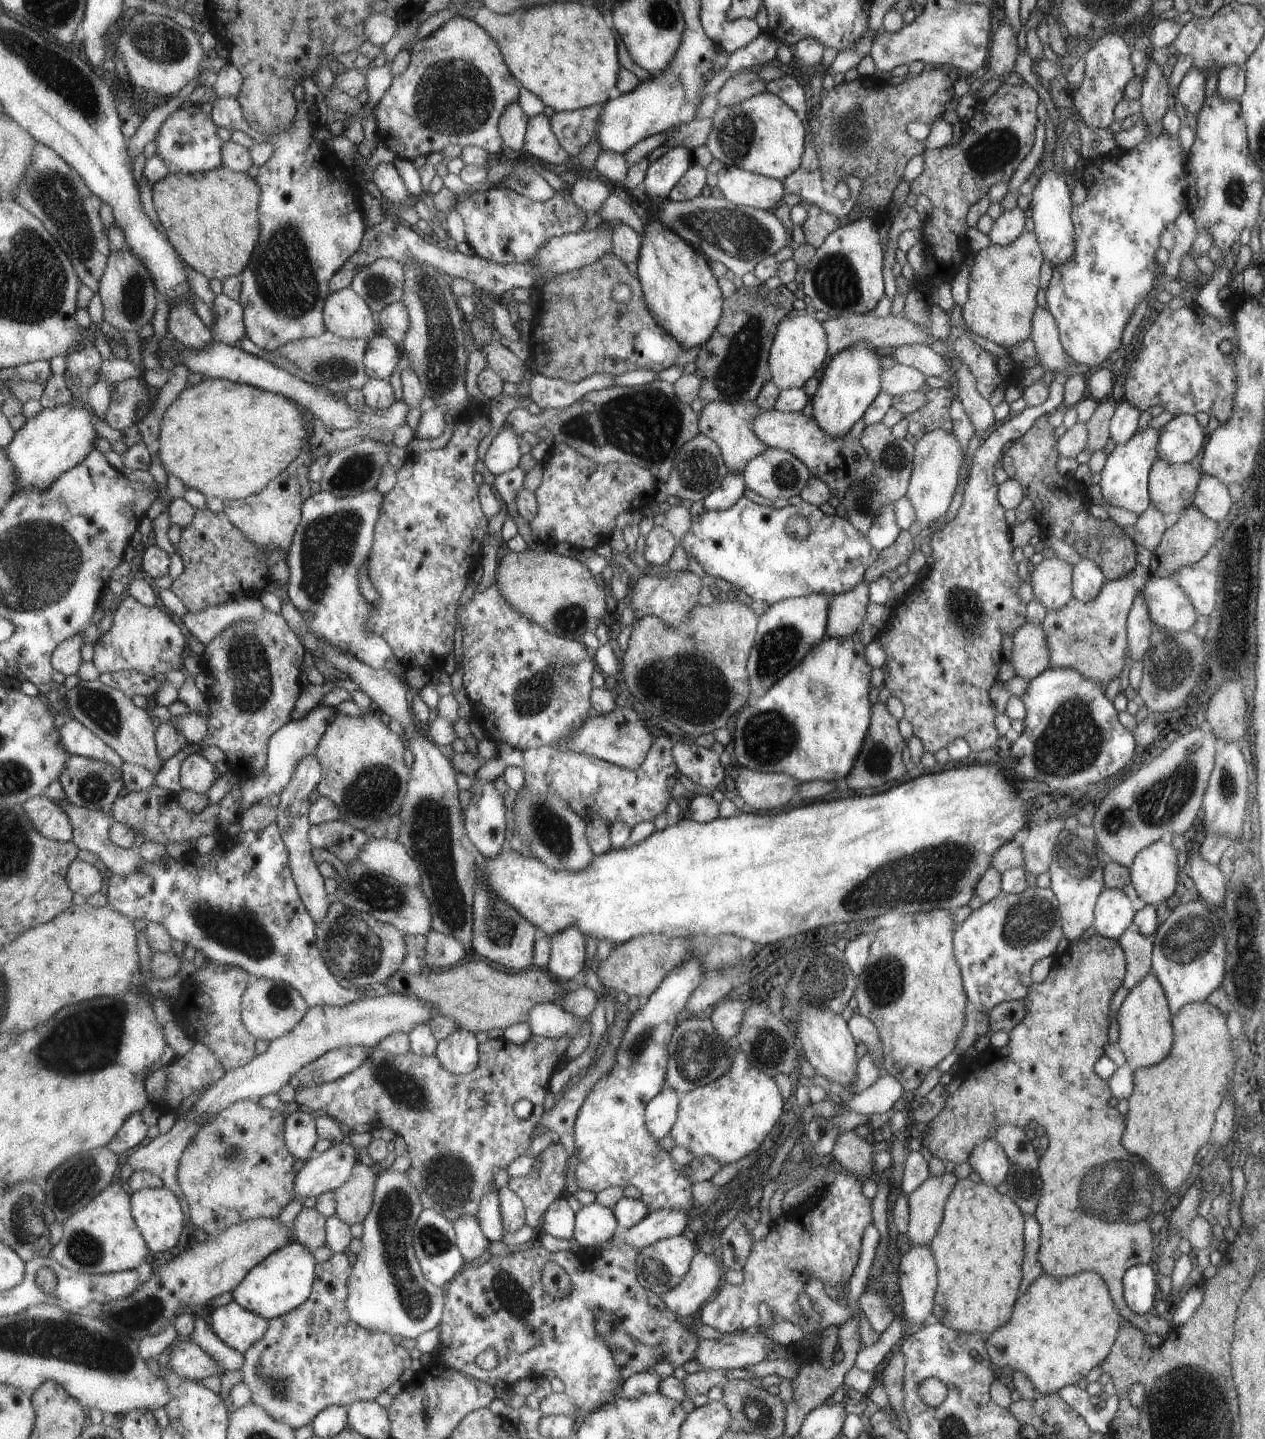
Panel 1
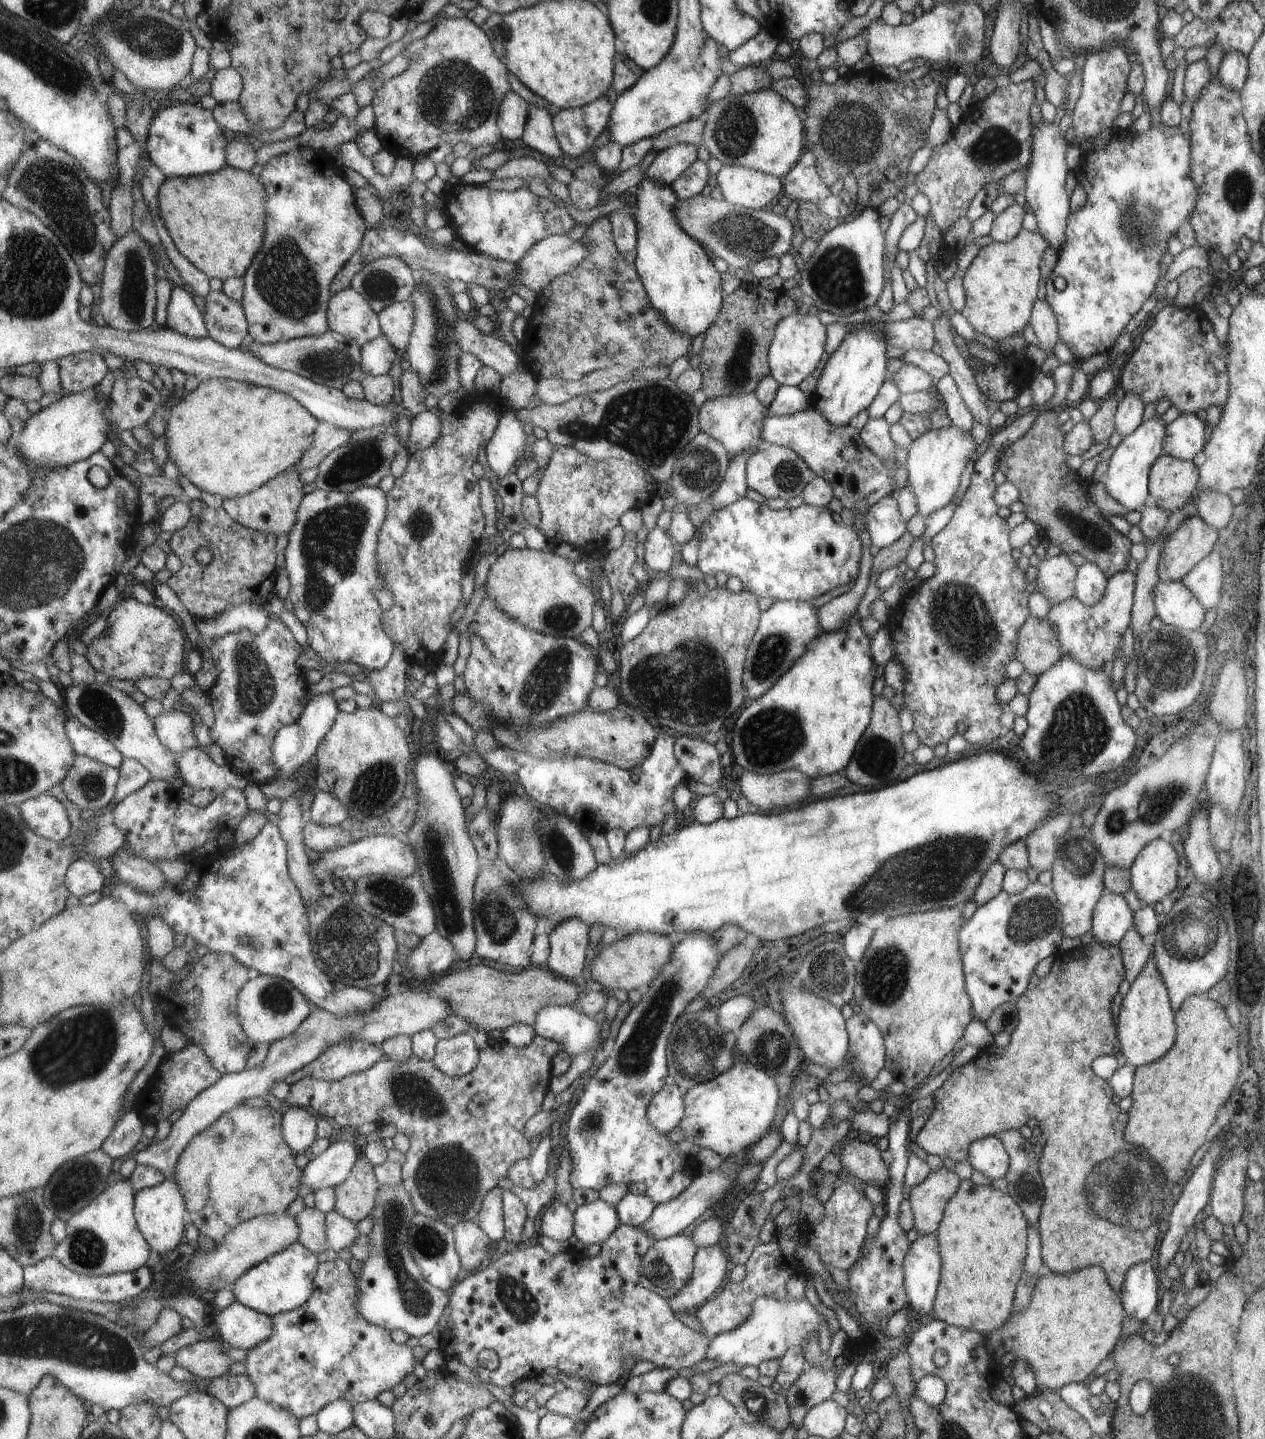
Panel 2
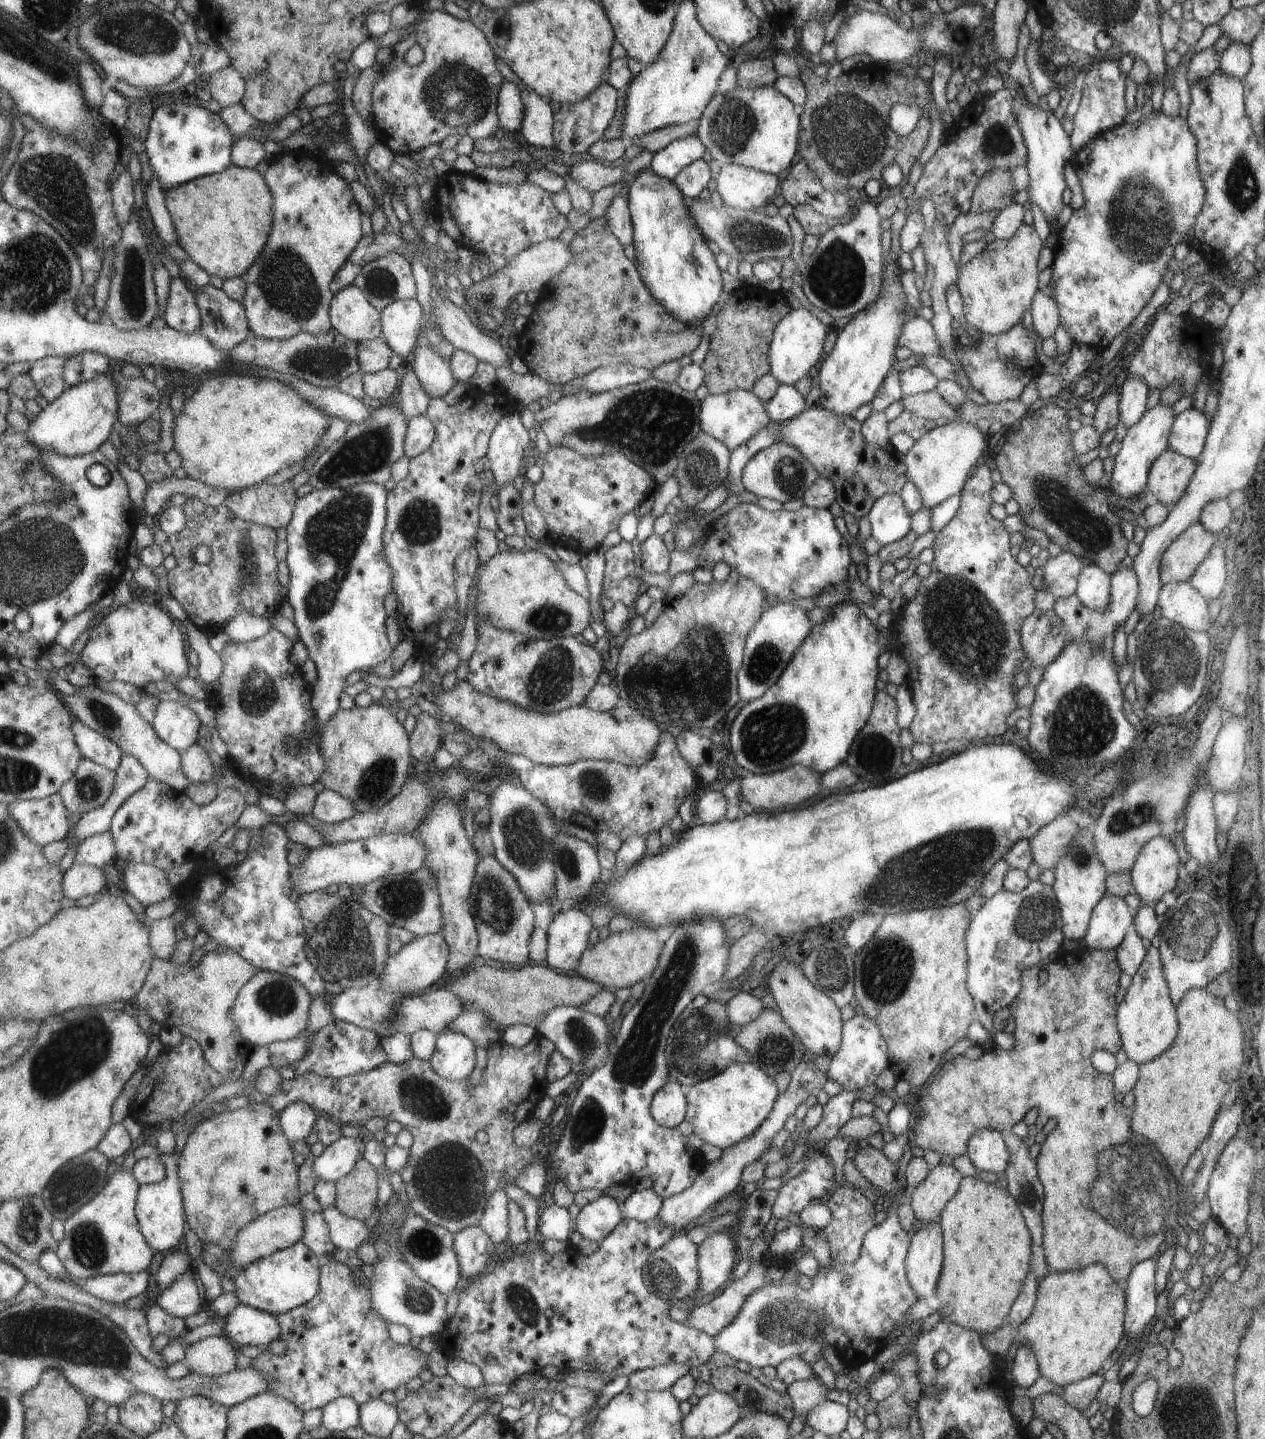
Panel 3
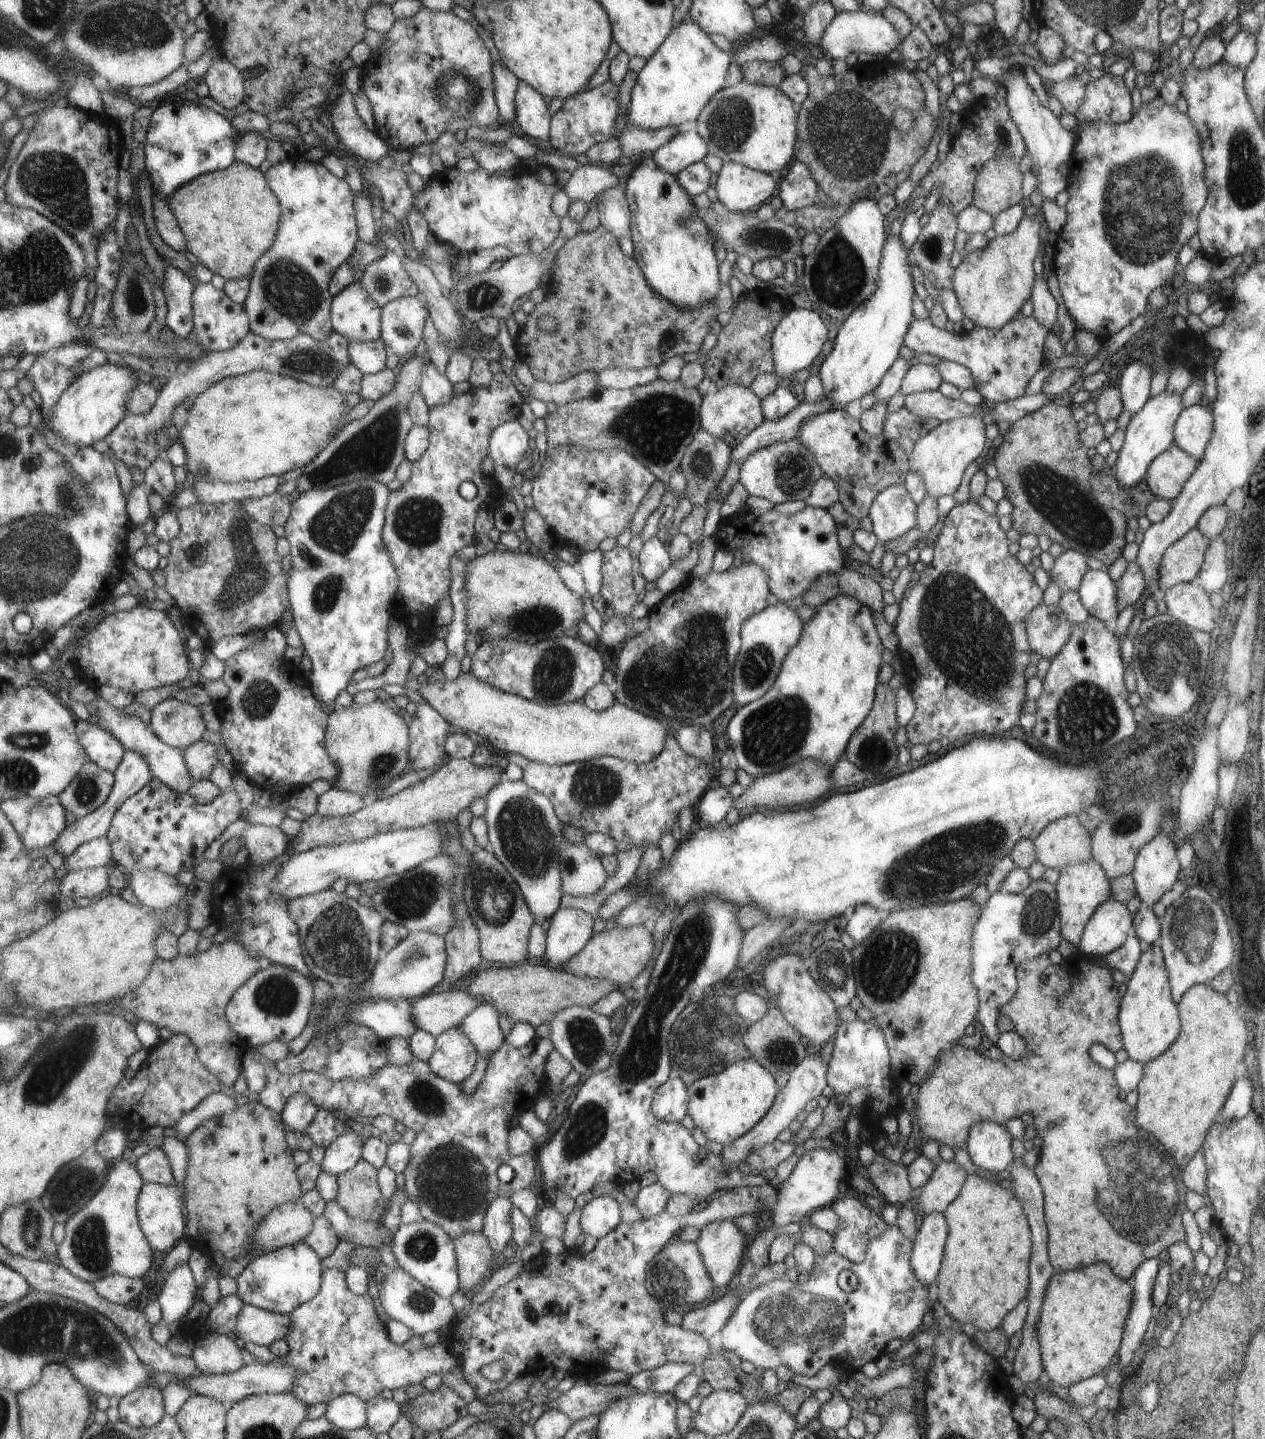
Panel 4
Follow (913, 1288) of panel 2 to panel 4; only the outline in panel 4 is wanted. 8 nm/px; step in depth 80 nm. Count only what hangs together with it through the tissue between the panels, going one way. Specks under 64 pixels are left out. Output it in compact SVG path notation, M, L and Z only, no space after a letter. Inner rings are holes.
M927 1214L912 1240L911 1268L925 1288L935 1286L947 1237L943 1214Z

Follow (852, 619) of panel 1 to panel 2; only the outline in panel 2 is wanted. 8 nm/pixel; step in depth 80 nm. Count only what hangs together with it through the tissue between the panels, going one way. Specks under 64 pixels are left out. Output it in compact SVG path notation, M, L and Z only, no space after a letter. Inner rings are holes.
M866 528L858 530L857 534L863 542L863 556L859 562L859 572L853 587L847 593L832 598L817 608L816 617L821 631L829 632L840 629L840 626L846 623L849 617L858 616L856 610L859 600L867 588L870 568L872 568L872 556L869 553L870 536Z

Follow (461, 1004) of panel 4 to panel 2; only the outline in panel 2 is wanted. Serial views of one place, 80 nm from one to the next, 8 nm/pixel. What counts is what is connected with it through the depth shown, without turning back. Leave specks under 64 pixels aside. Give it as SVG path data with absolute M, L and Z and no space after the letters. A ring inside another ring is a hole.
M410 989L407 992L389 995L367 1015L338 1017L317 1005L312 1005L312 1008L313 1012L309 1018L291 1036L269 1044L261 1067L223 1075L217 1084L204 1090L192 1100L183 1110L179 1120L174 1122L172 1131L165 1140L155 1140L146 1149L133 1154L137 1164L155 1167L164 1172L167 1179L175 1179L176 1166L182 1152L199 1132L209 1128L225 1112L241 1105L247 1098L253 1096L270 1098L270 1090L279 1081L285 1081L291 1073L300 1071L304 1066L318 1059L328 1046L343 1039L365 1039L381 1046L385 1039L397 1035L412 1037L419 1031L433 1029L446 1016L453 1014L451 1005L448 1006L448 1002L443 997L432 995L427 990L417 992Z

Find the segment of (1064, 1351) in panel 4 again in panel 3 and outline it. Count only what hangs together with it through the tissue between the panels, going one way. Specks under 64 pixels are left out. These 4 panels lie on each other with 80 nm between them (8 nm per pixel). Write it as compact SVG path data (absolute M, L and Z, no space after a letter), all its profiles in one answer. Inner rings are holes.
M1101 1263L1069 1272L1047 1274L1039 1286L1031 1312L1018 1325L1003 1323L990 1333L980 1333L981 1344L1003 1359L1011 1342L1027 1345L1034 1353L1038 1371L1049 1382L1064 1387L1095 1375L1124 1334L1126 1294Z

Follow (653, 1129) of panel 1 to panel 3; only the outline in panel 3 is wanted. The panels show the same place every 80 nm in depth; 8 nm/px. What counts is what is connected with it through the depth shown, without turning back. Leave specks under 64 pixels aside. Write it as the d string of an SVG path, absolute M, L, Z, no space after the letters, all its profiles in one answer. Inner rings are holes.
M669 1080L655 1094L651 1102L651 1115L657 1124L675 1127L686 1111L686 1088L677 1081Z

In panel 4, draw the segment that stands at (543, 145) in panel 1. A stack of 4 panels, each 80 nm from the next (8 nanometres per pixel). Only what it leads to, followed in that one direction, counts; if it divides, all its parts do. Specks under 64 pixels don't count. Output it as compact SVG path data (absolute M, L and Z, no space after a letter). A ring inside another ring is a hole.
M521 81L517 90L517 120L522 132L537 145L549 143L552 132L552 116L549 104L533 86Z

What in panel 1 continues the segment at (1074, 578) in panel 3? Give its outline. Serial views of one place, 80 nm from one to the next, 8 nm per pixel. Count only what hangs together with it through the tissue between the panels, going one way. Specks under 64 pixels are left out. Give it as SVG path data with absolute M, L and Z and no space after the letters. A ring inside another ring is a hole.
M1055 556L1035 565L1027 581L1031 585L1033 599L1037 599L1047 611L1063 606L1073 597L1072 565Z

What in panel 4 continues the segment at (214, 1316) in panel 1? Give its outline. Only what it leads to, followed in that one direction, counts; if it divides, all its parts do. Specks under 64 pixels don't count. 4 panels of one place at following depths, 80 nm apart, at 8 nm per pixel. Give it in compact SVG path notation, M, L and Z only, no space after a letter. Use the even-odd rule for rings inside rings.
M244 1304L236 1316L237 1322L233 1336L242 1345L254 1343L269 1347L277 1340L284 1340L292 1328L290 1314L277 1314Z

